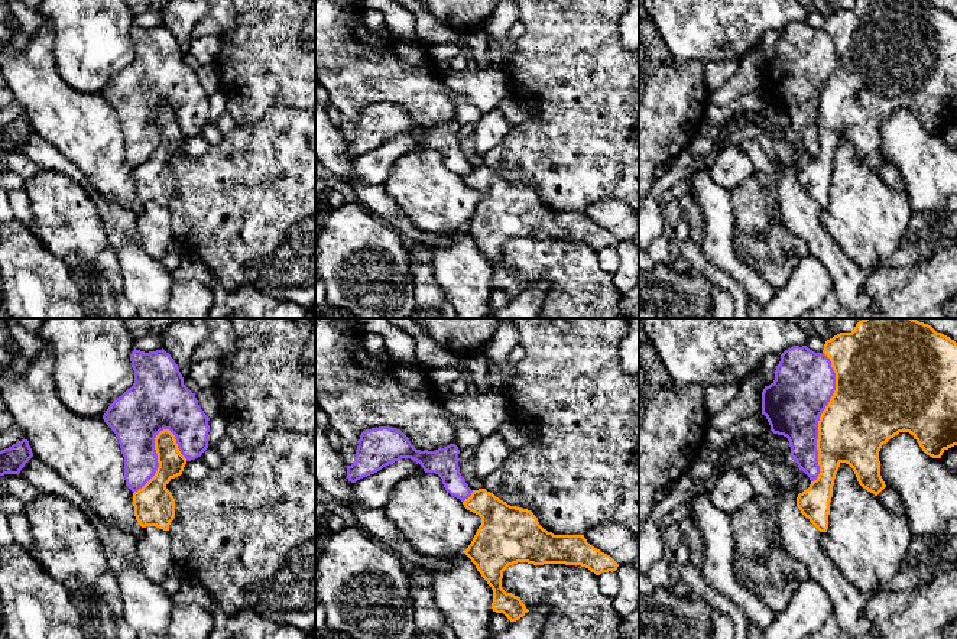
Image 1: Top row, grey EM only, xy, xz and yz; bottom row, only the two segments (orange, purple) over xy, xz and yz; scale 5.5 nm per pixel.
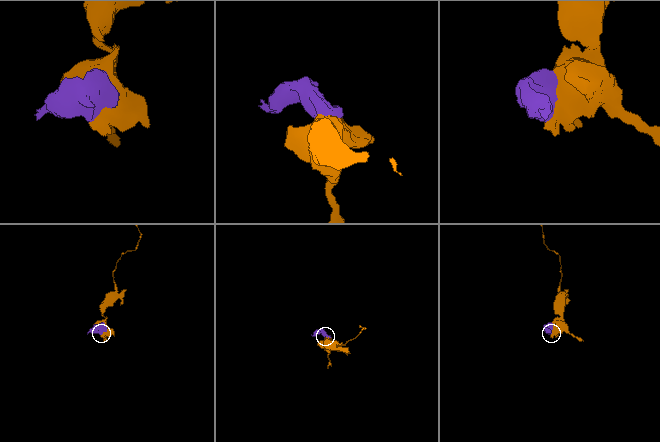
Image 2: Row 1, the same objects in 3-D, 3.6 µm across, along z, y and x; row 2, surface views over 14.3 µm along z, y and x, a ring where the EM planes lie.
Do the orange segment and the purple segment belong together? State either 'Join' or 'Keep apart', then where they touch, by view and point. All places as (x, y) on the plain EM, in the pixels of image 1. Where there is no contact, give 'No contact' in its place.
Keep apart. Touches orange at yz (820, 93)

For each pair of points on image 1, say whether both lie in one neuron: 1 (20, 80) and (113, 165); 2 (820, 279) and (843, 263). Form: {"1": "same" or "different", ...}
{"1": "same", "2": "different"}

